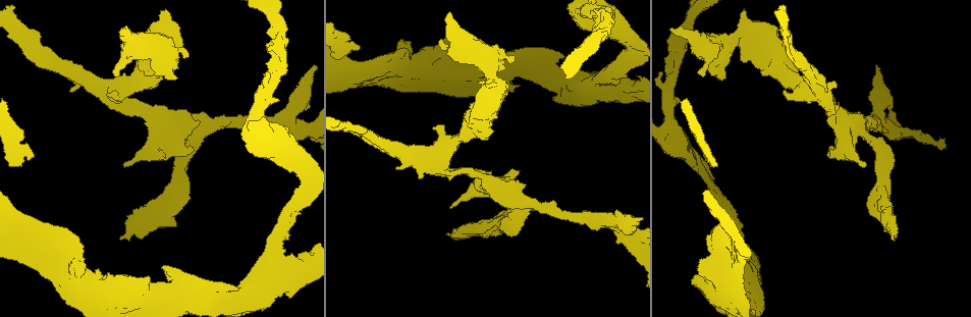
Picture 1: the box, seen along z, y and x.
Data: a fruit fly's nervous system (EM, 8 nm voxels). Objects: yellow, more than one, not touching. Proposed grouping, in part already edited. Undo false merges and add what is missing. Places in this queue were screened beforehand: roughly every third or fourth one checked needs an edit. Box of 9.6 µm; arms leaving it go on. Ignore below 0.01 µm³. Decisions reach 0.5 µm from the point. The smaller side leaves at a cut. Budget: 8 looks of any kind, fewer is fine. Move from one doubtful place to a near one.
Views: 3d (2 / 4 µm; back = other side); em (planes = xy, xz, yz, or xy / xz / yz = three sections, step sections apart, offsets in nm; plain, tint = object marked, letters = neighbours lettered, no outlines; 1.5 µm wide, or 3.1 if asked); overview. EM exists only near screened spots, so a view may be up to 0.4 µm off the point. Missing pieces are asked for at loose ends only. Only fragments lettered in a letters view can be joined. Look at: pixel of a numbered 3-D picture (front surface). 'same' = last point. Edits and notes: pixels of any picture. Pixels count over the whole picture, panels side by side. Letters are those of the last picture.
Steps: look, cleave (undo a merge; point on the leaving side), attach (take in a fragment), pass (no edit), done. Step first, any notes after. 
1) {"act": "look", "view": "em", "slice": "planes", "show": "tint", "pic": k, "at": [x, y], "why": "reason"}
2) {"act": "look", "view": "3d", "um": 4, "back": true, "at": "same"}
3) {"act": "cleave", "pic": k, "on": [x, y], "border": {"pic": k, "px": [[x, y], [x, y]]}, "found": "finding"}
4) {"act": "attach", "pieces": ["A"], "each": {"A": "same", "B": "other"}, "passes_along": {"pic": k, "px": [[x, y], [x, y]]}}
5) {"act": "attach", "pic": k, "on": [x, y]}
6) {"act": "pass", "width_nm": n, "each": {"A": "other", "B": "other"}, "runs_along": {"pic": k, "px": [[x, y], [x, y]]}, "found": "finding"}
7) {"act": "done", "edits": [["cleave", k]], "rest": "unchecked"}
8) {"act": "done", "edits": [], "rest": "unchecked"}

{"act": "look", "view": "em", "slice": "yz", "step": 4, "show": "tint", "pic": 1, "at": [513, 200], "why": "thick turns thin"}

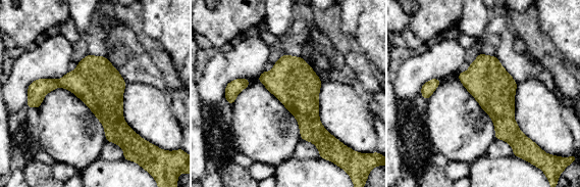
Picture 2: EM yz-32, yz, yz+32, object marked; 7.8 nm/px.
{"act": "look", "view": "em", "slice": "planes", "show": "letters", "at": "same", "why": "cut it another way"}

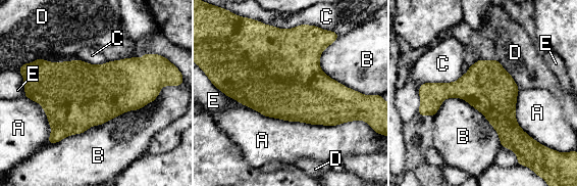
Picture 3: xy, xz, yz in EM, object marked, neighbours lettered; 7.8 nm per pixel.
{"act": "pass", "width_nm": 550, "each": {"A": "other", "B": "other", "C": "other", "D": "other", "E": "other"}, "found": "one neuron here"}

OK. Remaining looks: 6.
{"act": "look", "view": "3d", "um": 4, "pic": 1, "at": [115, 88], "why": "abrupt turn"}

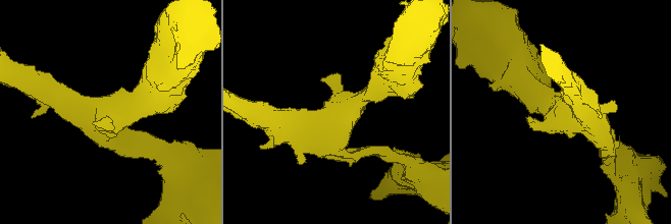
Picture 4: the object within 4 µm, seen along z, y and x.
{"act": "look", "view": "em", "slice": "planes", "show": "letters", "pic": 4, "at": [340, 117]}

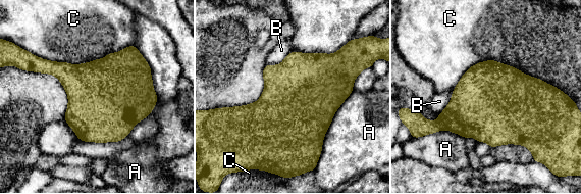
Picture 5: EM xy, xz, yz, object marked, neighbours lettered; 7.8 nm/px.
{"act": "pass", "width_nm": 600, "each": {"A": "other", "B": "other", "C": "other"}, "found": "all the same neuron"}

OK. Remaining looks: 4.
{"act": "look", "view": "em", "slice": "xy", "step": 4, "show": "tint", "pic": 1, "at": [707, 61], "why": "thick turns thin"}

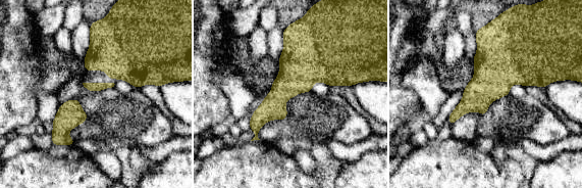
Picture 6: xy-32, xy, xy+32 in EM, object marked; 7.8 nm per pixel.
{"act": "look", "view": "em", "slice": "planes", "show": "letters", "at": "same"}

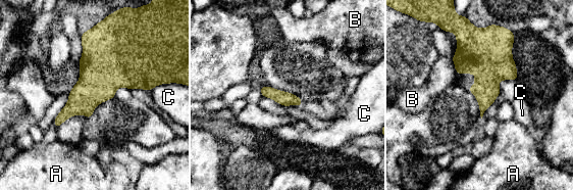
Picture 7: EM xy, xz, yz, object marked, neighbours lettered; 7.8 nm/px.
{"act": "pass", "longest_contact_nm": ["C", 120], "each": {"A": "other", "B": "other", "C": "other"}, "border": {"pic": 7, "px": [[452, 58], [456, 72]]}, "found": "all the same neuron"}

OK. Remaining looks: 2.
{"act": "done", "edits": [], "rest": "unchecked"}

